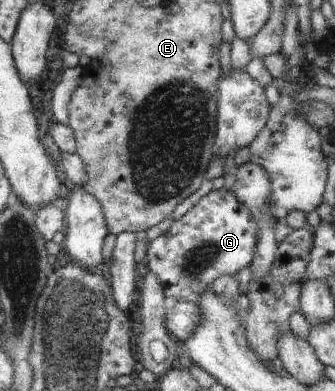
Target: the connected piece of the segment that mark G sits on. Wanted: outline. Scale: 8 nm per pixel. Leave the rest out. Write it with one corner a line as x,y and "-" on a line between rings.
232,189
212,190
166,232
148,243
145,269
160,279
166,297
198,303
214,281
226,275
234,277
241,269
251,267
261,244
258,223
252,209
242,205

